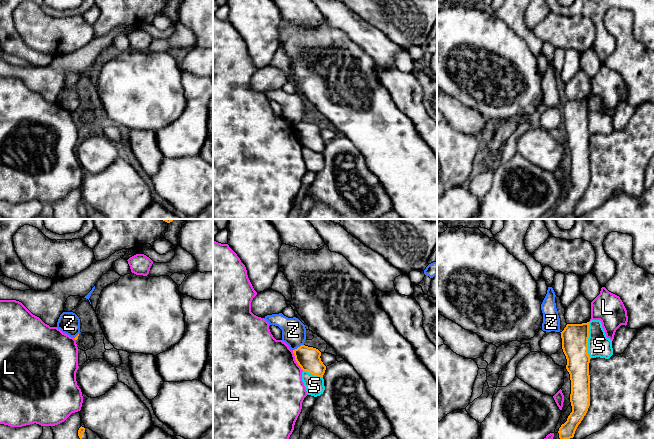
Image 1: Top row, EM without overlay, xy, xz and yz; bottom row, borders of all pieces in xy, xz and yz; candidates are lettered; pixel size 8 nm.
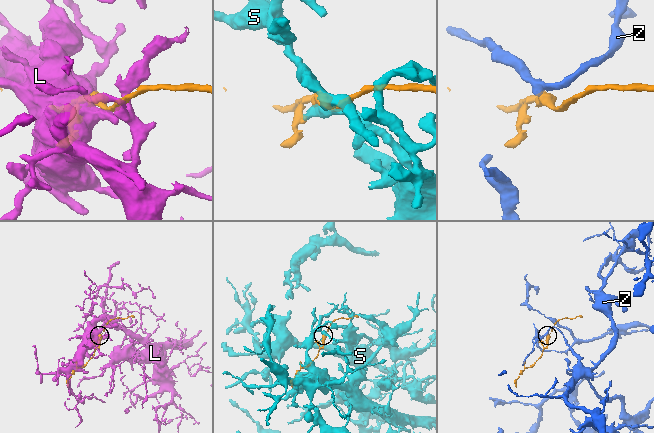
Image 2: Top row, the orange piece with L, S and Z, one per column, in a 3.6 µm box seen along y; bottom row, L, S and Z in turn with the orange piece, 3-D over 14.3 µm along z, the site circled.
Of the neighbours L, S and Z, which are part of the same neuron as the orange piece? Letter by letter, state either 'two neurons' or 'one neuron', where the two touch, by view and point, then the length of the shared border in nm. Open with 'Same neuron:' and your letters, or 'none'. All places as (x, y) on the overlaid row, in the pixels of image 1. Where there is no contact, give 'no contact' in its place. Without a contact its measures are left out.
Same neuron: none
L: two neurons; contact xz (295, 359); length 190 nm
S: two neurons; contact yz (587, 340); length 300 nm
Z: two neurons; contact xz (298, 347); length 100 nm

